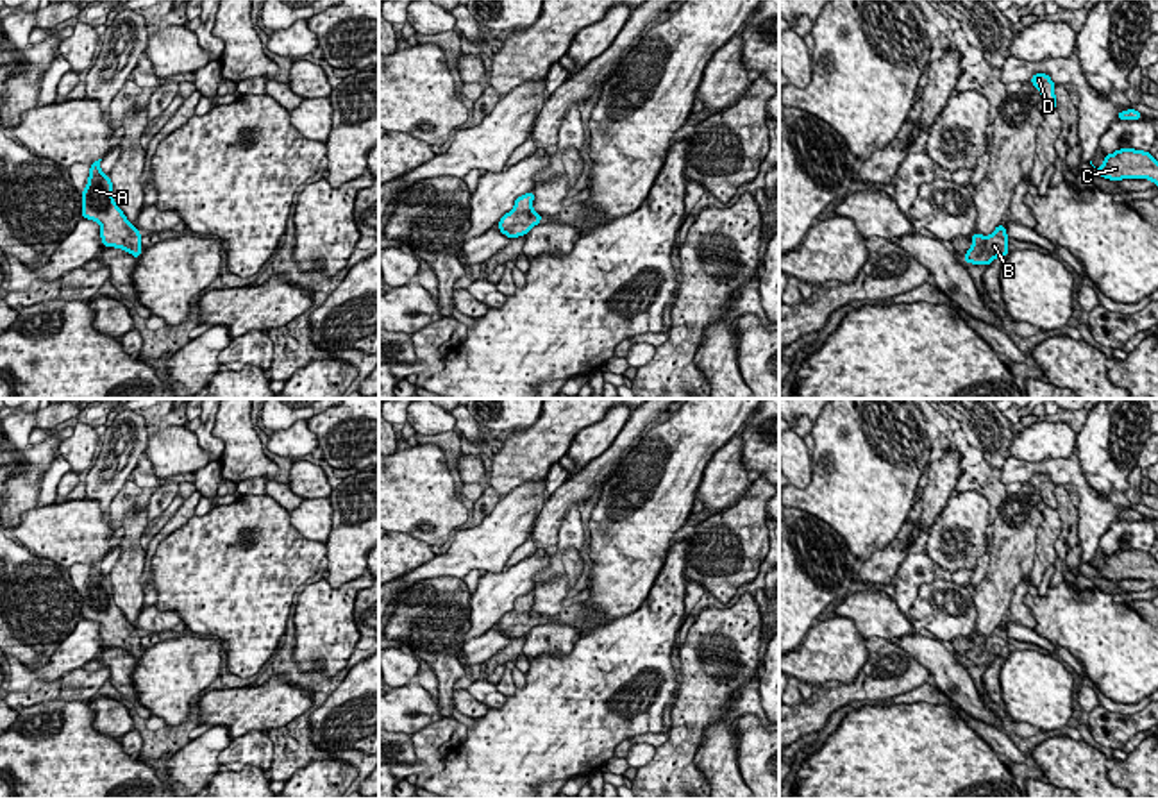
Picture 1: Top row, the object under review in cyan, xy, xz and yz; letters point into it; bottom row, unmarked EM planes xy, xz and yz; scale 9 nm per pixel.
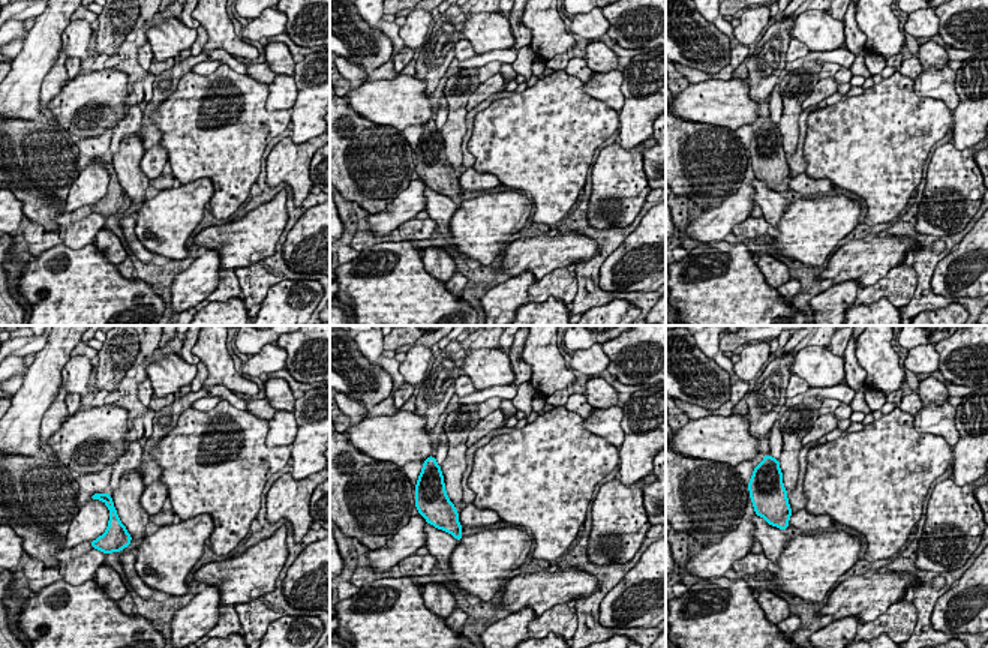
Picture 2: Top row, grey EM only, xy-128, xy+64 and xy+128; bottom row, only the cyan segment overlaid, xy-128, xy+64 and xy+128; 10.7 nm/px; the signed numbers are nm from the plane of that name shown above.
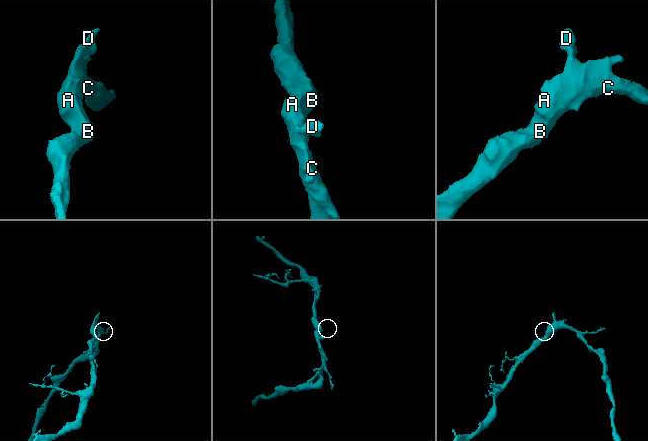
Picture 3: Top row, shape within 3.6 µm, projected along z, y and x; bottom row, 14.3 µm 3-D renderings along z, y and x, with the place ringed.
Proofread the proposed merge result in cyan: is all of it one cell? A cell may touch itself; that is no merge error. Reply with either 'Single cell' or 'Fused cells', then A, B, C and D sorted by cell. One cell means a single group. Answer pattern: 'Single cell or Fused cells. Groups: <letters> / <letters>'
Single cell. Groups: A B C D

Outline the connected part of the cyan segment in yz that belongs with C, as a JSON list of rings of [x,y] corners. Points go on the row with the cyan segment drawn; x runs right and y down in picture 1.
[[[1122,147],[1103,159],[1104,164],[1095,170],[1104,179],[1149,179],[1158,186],[1158,161],[1149,152]]]

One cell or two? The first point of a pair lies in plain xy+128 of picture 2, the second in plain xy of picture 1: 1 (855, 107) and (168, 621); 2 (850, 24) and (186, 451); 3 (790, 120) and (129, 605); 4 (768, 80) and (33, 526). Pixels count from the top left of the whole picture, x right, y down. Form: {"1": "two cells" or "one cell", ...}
{"1": "two cells", "2": "two cells", "3": "one cell", "4": "two cells"}

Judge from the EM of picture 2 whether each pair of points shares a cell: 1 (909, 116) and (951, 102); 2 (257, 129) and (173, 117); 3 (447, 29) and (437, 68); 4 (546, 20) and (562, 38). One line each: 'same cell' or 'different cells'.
1: different cells
2: same cell
3: same cell
4: same cell

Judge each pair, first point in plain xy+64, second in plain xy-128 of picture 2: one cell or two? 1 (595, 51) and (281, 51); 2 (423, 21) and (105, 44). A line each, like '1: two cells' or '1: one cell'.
1: one cell
2: two cells

